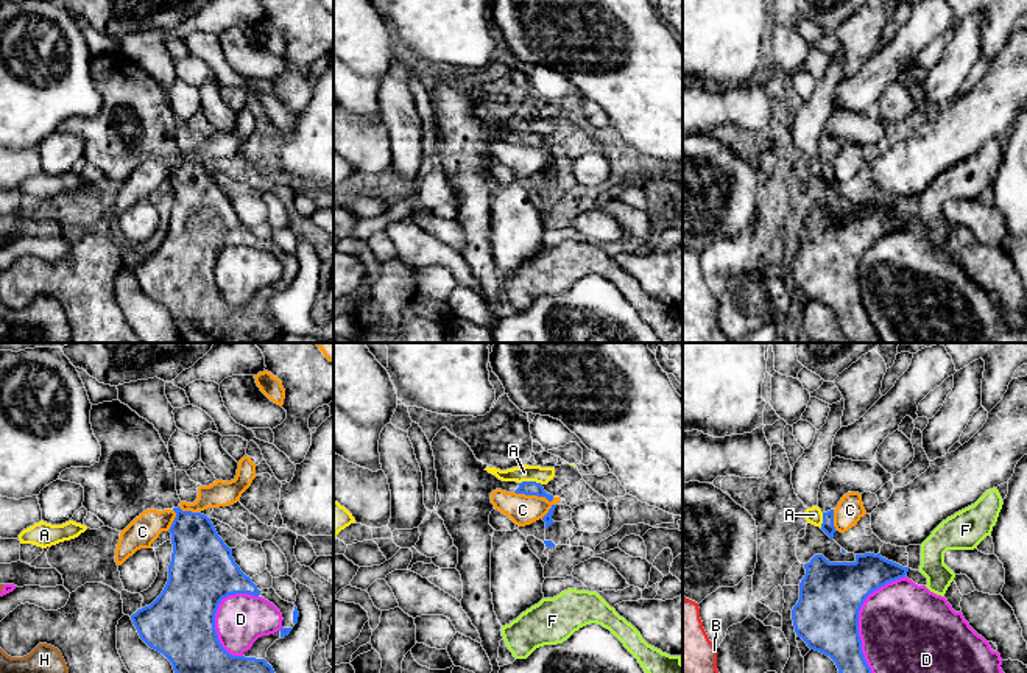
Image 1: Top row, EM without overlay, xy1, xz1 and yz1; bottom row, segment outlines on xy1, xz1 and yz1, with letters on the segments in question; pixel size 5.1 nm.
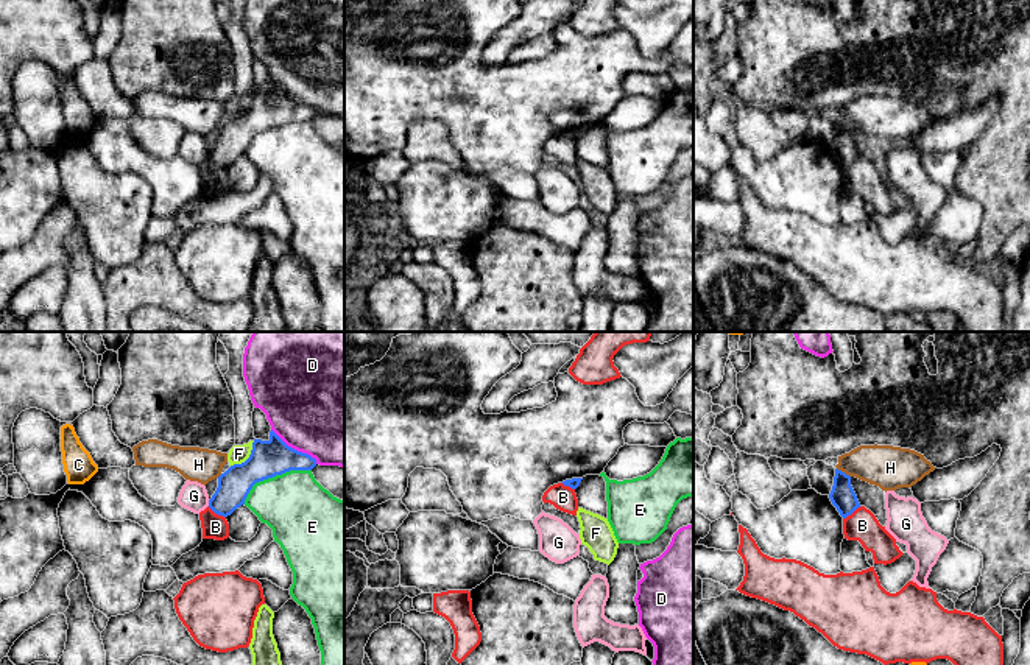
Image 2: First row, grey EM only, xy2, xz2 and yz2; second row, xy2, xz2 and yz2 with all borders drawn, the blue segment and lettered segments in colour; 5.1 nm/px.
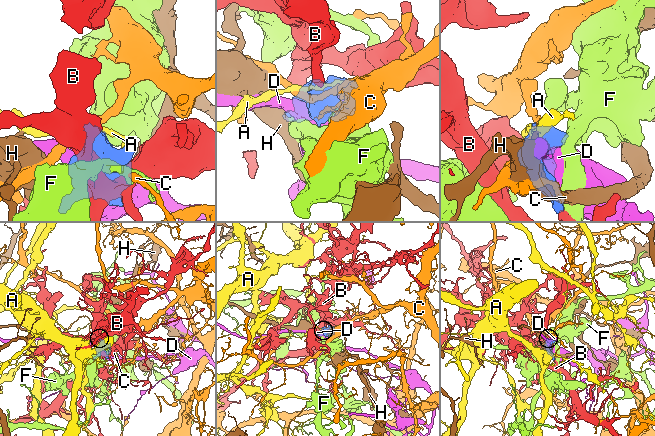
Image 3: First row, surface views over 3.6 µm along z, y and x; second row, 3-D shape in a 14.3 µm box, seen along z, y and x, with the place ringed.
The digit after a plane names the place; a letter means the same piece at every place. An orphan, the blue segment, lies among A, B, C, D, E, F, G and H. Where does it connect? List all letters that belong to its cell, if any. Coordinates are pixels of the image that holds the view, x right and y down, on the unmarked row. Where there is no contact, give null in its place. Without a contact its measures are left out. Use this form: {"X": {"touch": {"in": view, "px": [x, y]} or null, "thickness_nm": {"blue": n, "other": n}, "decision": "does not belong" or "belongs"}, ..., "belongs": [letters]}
{"A": {"touch": {"in": "xz1", "px": [530, 133]}, "thickness_nm": {"blue": 80, "other": 90}, "decision": "does not belong"}, "B": {"touch": {"in": "xy2", "px": [217, 164]}, "thickness_nm": {"blue": 170, "other": 130}, "decision": "does not belong"}, "C": {"touch": {"in": "xz1", "px": [535, 145]}, "thickness_nm": {"blue": 80, "other": 160}, "decision": "does not belong"}, "D": {"touch": {"in": "yz1", "px": [857, 276]}, "thickness_nm": {"blue": 340, "other": 480}, "decision": "does not belong"}, "E": {"touch": {"in": "xy2", "px": [273, 126]}, "thickness_nm": {"blue": 190, "other": 360}, "decision": "does not belong"}, "F": {"touch": {"in": "xy2", "px": [248, 109]}, "thickness_nm": {"blue": 190, "other": 100}, "decision": "does not belong"}, "G": {"touch": {"in": "xy2", "px": [209, 154]}, "thickness_nm": {"blue": 170, "other": 140}, "decision": "does not belong"}, "H": {"touch": {"in": "yz2", "px": [843, 123]}, "thickness_nm": {"blue": 130, "other": 220}, "decision": "does not belong"}, "belongs": []}

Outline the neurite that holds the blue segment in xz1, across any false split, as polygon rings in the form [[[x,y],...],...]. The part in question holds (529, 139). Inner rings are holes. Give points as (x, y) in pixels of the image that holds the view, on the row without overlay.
[[[441,79],[432,92],[432,101],[435,107],[435,122],[438,129],[438,142],[441,153],[433,162],[438,165],[454,190],[454,196],[458,199],[457,221],[463,232],[461,259],[477,279],[482,298],[486,302],[492,322],[489,326],[494,330],[500,321],[497,308],[502,287],[502,276],[497,271],[491,245],[491,201],[494,179],[489,176],[489,165],[494,160],[491,154],[491,143],[502,140],[506,143],[545,148],[549,153],[553,146],[547,145],[541,134],[536,132],[502,132],[486,120],[492,118],[478,112],[471,98],[447,79]]]

